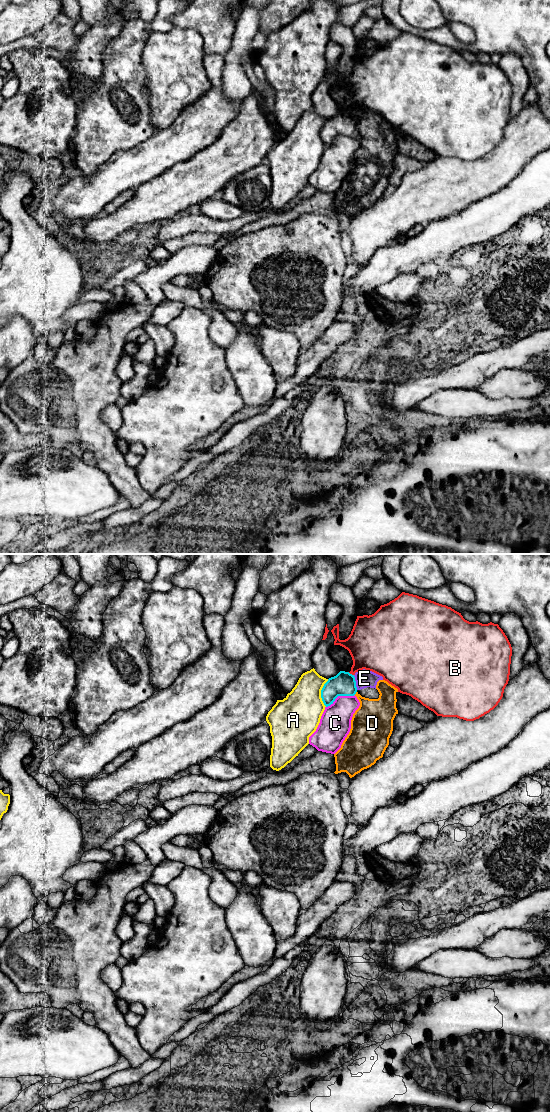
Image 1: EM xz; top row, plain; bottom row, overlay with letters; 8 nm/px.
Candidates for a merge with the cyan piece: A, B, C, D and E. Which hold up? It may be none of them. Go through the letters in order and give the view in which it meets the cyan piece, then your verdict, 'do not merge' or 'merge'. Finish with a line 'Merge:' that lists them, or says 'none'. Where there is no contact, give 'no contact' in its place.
A: xz | do not merge
B: xz | do not merge
C: xz | do not merge
D: xz | do not merge
E: xz | do not merge
Merge: none

